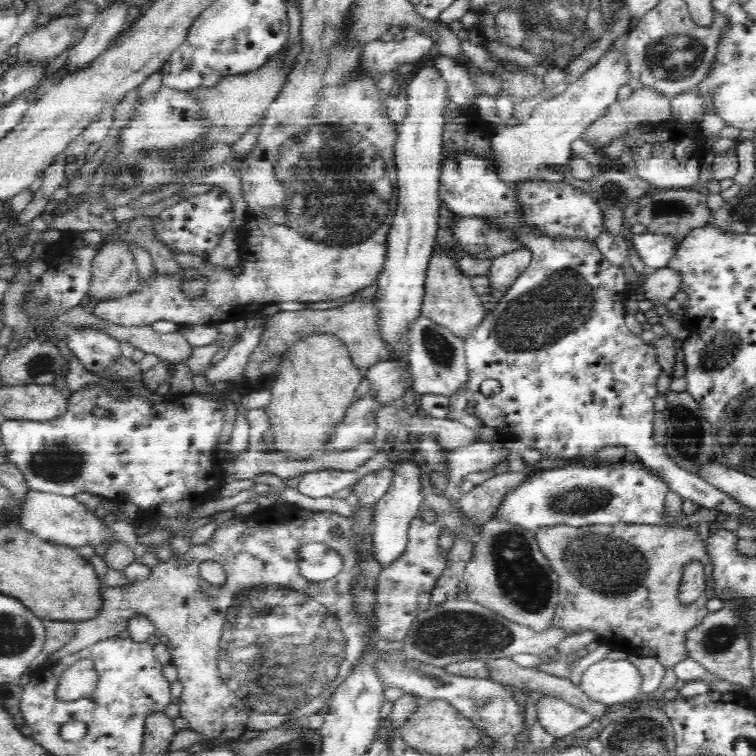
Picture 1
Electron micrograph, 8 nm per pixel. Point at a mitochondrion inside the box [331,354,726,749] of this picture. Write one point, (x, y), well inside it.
(605, 565)

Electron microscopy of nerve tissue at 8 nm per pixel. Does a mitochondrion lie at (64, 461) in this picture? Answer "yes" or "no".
yes

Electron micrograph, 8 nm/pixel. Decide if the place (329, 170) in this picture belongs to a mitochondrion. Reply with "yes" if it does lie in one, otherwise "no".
yes

